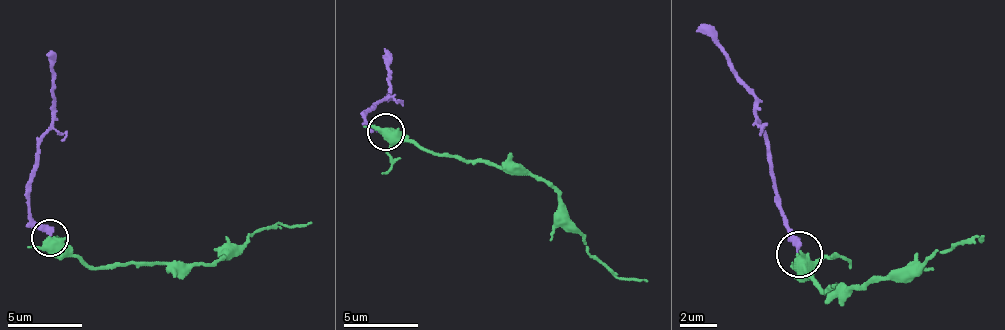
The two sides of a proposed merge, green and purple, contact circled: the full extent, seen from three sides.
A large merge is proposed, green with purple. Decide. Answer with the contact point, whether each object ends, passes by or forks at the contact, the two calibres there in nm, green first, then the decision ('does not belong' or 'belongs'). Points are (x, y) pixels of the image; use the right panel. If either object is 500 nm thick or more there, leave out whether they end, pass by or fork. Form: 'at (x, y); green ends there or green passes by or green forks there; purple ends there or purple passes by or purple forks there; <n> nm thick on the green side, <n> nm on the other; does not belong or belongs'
at (799, 254); green forks there; purple ends there; 400 nm thick on the green side, 360 nm on the other; does not belong

